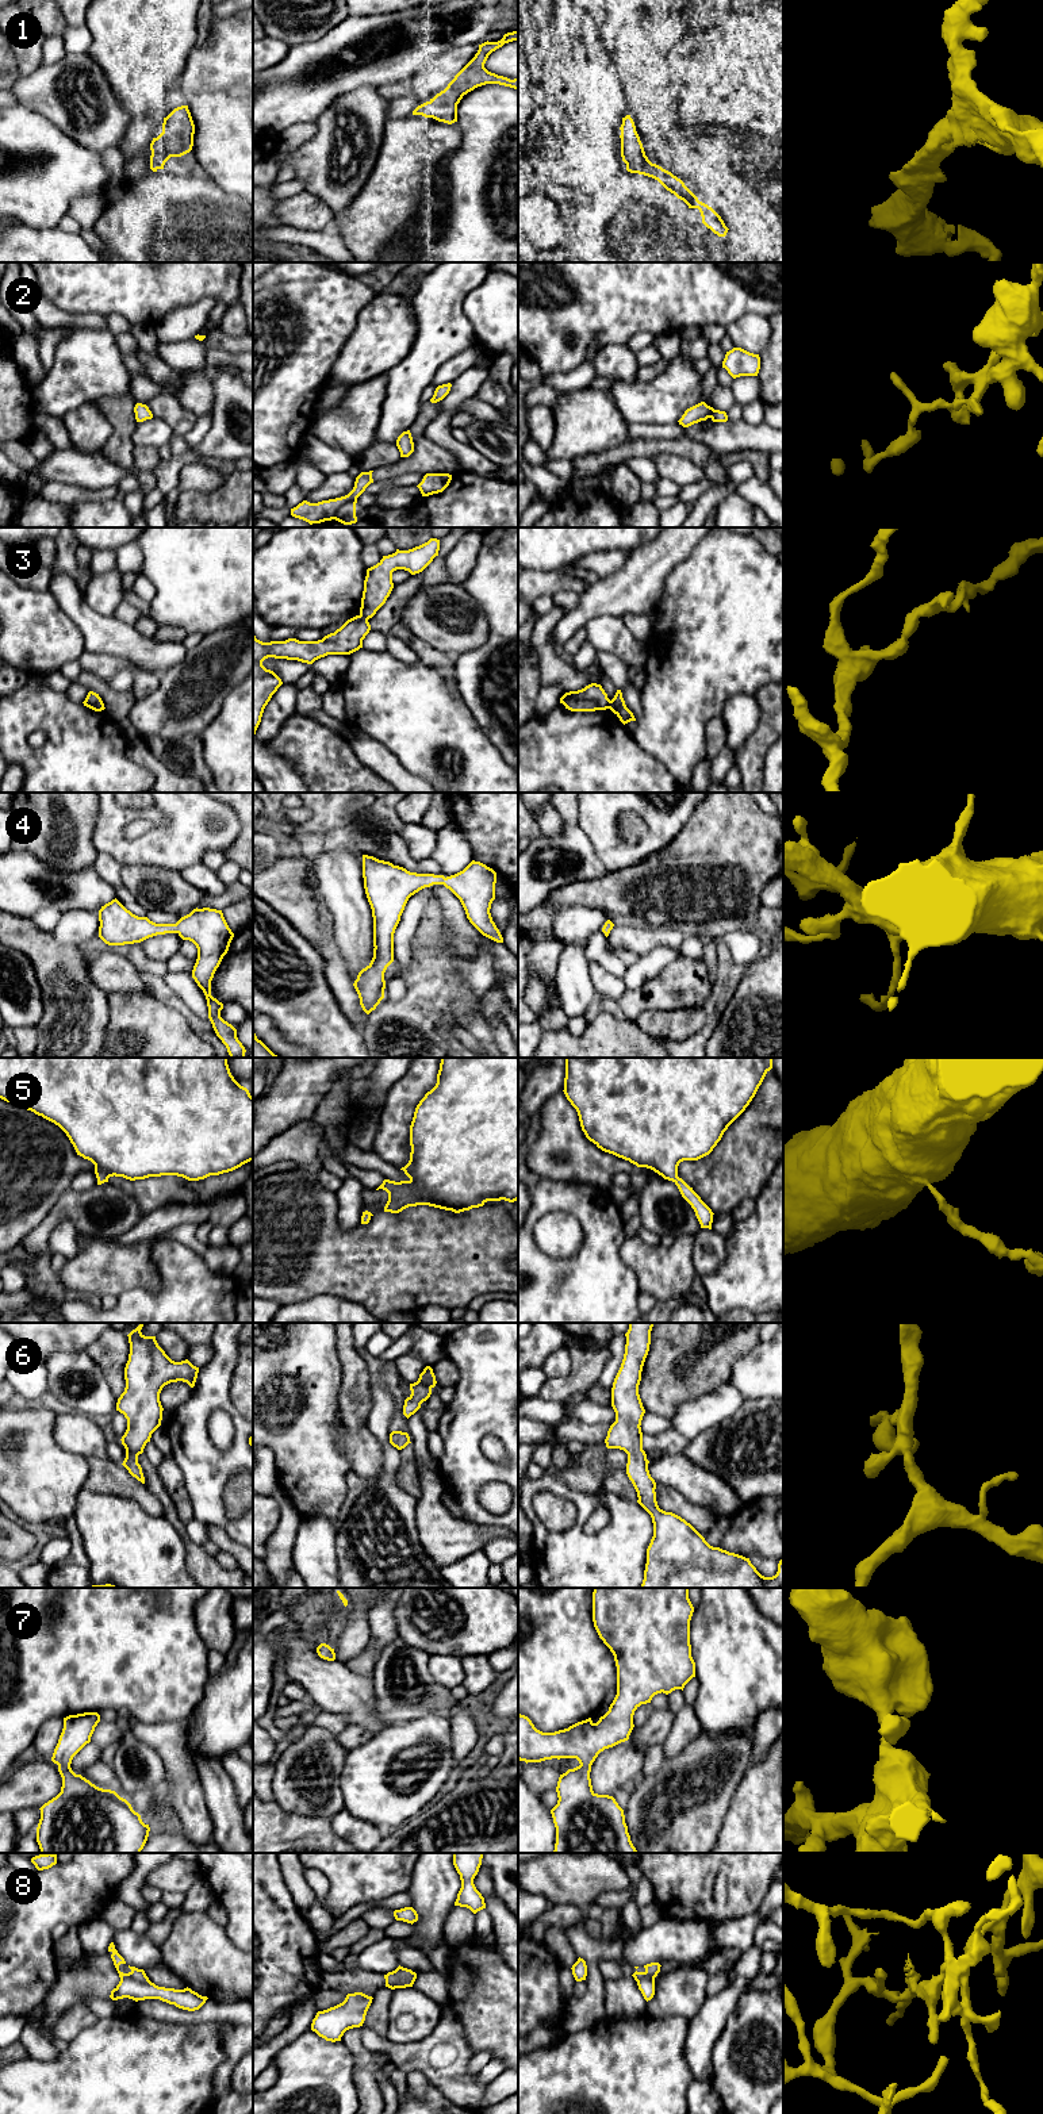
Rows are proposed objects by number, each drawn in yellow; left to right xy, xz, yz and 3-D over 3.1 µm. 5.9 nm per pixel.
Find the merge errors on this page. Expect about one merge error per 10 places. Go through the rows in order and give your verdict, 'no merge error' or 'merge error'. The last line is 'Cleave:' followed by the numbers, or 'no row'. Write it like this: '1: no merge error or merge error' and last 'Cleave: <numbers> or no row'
1: no merge error
2: no merge error
3: merge error
4: no merge error
5: no merge error
6: no merge error
7: no merge error
8: no merge error
Cleave: 3

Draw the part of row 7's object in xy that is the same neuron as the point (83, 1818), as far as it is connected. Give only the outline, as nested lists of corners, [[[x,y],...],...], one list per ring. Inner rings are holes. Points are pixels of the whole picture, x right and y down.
[[[97,1712],[64,1718],[51,1761],[62,1777],[61,1792],[45,1803],[37,1827],[41,1853],[141,1853],[150,1827],[115,1791],[92,1784],[72,1768],[73,1757],[91,1742]]]

